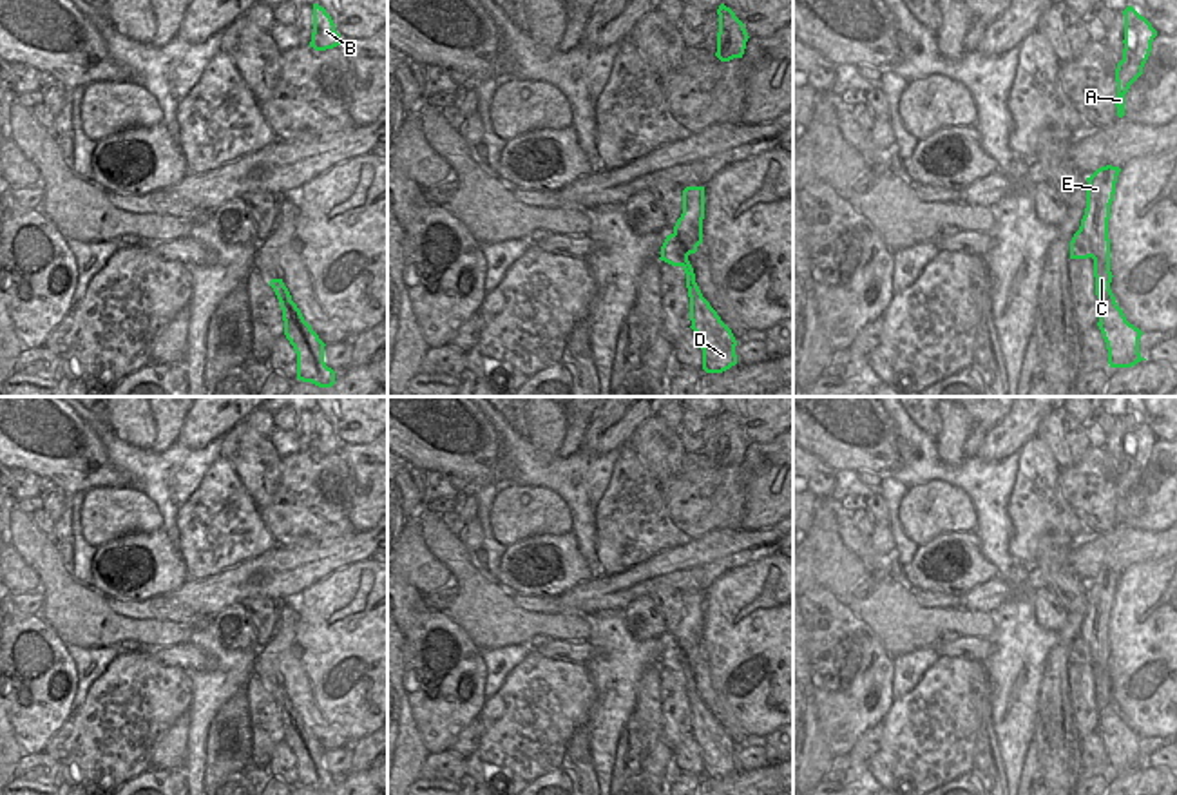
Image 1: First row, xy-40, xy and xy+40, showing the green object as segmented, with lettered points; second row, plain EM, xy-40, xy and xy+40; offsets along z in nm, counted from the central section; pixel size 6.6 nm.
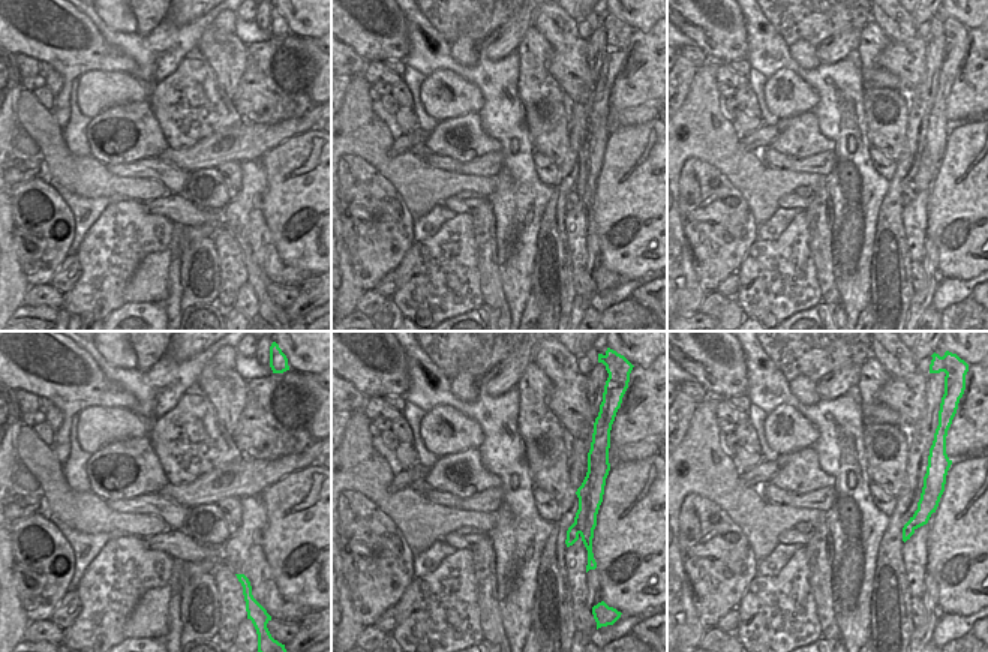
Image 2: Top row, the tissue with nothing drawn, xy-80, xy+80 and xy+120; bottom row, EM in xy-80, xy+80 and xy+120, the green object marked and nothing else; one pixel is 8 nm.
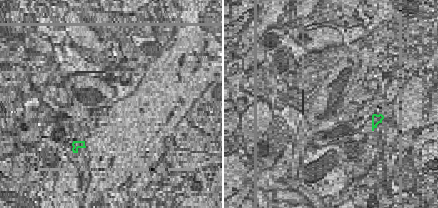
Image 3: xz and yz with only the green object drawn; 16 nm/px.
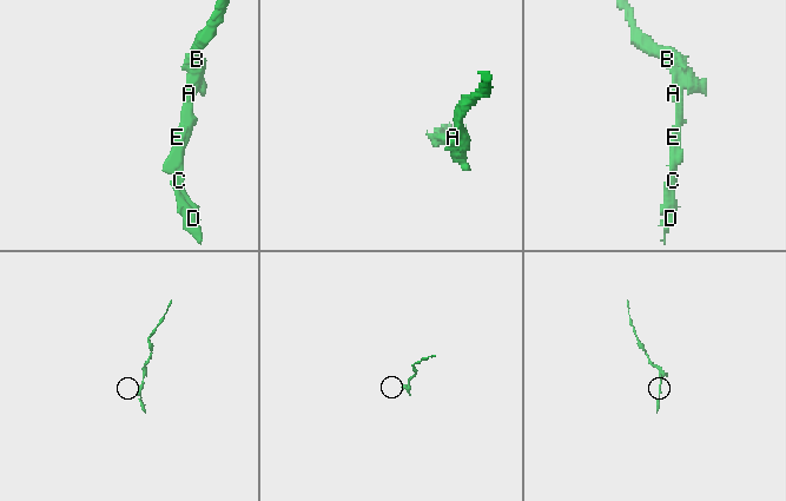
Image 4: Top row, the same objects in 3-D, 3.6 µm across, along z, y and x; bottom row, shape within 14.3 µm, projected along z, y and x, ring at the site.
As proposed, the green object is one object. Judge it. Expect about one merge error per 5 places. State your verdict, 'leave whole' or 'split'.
leave whole

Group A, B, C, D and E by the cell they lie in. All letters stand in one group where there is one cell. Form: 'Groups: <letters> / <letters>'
Groups: A B C D E.

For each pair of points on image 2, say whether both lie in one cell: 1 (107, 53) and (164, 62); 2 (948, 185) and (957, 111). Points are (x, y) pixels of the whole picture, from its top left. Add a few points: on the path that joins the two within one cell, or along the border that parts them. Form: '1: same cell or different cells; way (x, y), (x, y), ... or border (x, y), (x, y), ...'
1: different cells; border (101, 33), (110, 44), (135, 62), (137, 75)
2: different cells; border (972, 119), (958, 122), (954, 126)

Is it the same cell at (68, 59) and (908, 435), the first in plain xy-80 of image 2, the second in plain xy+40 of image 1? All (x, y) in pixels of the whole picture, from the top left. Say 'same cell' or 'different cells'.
different cells

